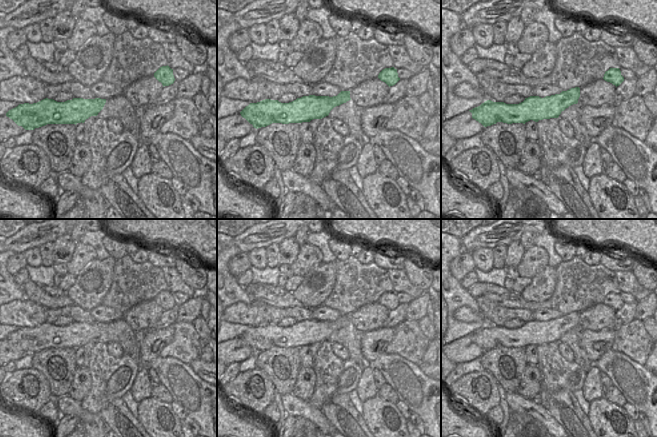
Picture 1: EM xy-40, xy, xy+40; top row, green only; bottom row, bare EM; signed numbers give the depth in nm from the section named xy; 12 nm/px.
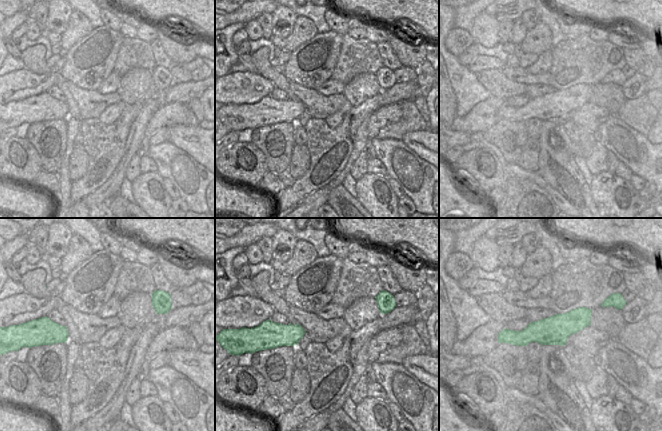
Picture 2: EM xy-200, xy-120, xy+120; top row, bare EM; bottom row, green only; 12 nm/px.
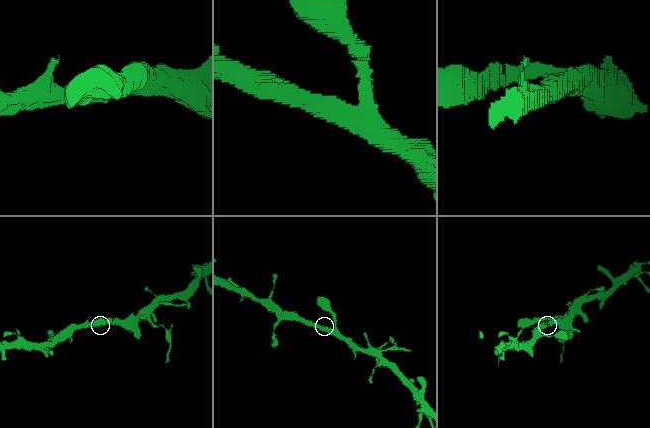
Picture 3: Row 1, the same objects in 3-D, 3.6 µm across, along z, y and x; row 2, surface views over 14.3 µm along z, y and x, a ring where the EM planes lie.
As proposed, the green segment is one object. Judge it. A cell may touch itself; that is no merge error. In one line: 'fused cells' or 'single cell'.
single cell

